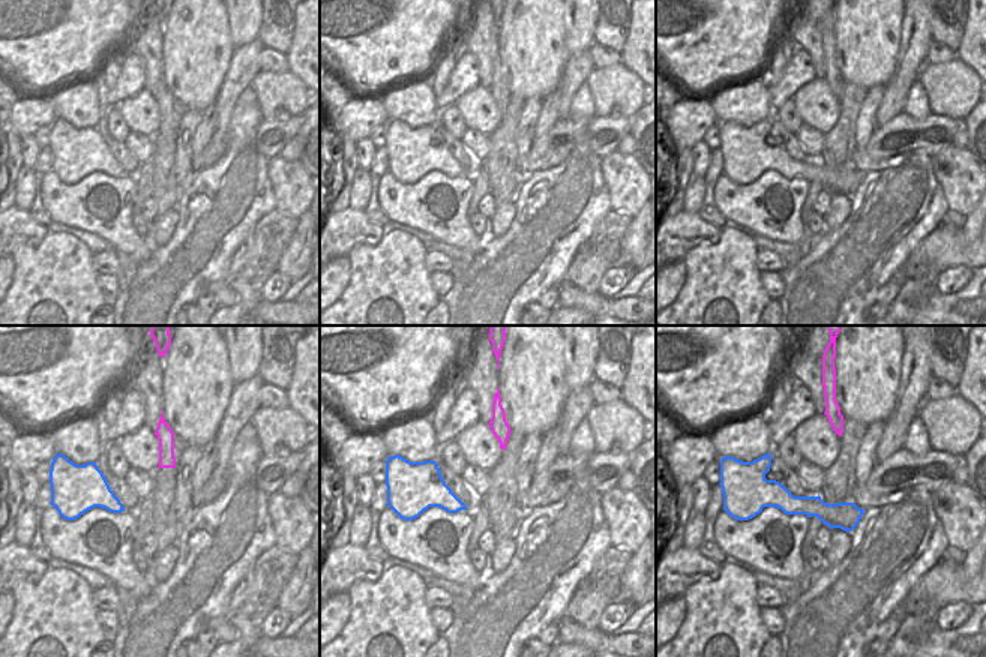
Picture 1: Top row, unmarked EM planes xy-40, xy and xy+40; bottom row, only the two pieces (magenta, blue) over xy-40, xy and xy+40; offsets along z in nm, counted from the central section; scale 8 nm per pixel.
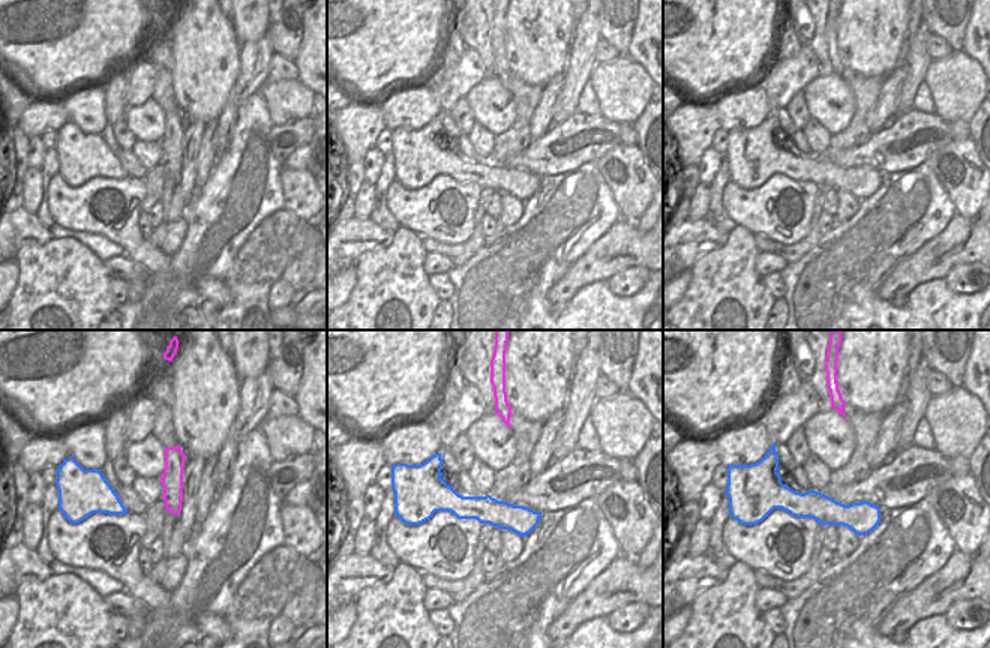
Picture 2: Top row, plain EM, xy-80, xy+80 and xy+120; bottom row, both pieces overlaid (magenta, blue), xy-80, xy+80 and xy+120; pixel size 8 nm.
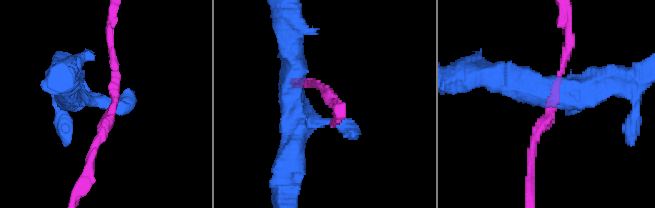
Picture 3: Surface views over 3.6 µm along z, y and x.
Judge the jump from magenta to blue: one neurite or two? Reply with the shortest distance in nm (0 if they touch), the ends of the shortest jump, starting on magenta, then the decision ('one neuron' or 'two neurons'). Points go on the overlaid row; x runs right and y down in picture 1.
400 nm apart; from magenta across xy-40 (158, 467), (119, 500); one neuron

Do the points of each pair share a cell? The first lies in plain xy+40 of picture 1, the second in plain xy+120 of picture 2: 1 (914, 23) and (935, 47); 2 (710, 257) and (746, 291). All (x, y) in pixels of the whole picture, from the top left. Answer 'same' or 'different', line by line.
1: different
2: same

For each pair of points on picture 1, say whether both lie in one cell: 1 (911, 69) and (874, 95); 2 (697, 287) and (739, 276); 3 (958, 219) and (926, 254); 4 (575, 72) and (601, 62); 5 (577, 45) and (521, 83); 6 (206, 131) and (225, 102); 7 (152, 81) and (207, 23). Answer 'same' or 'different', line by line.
1: different
2: same
3: different
4: different
5: different
6: different
7: different

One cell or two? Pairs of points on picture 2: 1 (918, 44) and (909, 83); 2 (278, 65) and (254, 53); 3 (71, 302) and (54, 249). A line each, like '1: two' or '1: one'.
1: one
2: two
3: one

